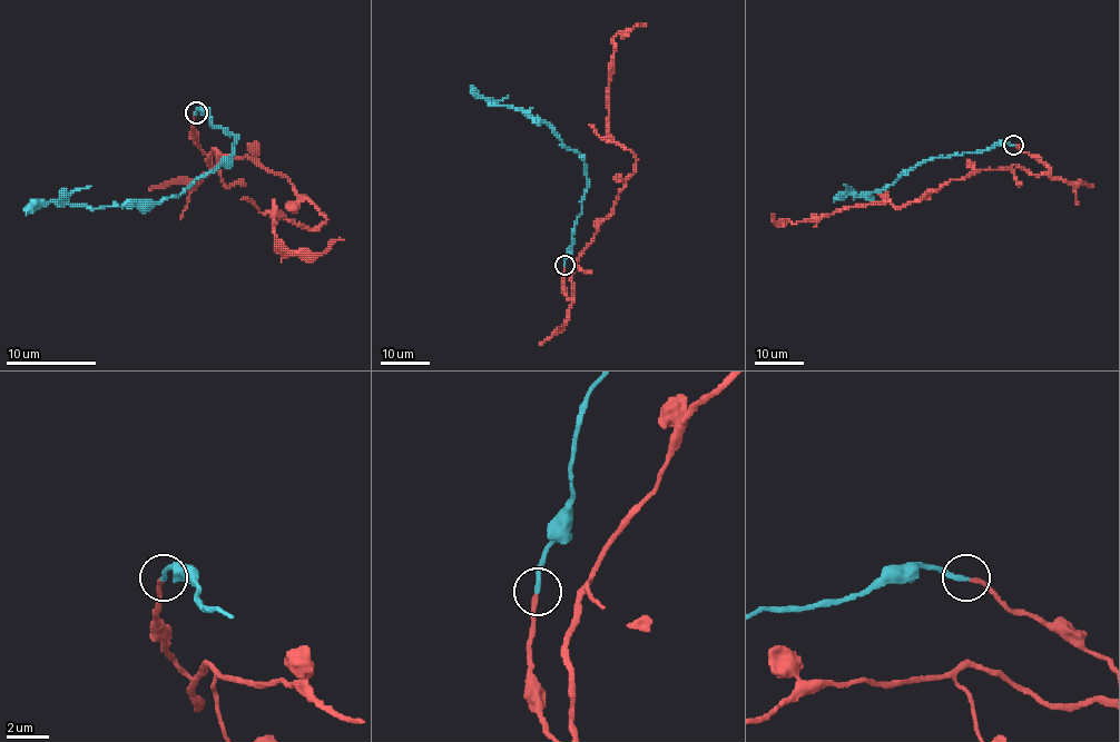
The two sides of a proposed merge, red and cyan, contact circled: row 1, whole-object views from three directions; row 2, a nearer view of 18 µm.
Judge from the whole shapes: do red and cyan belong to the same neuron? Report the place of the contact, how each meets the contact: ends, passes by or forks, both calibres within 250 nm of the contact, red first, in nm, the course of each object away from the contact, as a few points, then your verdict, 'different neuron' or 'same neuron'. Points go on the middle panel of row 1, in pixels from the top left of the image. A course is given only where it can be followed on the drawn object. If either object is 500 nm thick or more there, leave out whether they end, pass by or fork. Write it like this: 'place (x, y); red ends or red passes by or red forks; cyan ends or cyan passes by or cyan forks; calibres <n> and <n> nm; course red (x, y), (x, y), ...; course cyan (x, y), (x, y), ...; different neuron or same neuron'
place (565, 265); red ends; cyan ends; calibres 200 and 240 nm; course red (563, 265), (563, 293), (571, 300), (575, 264), (612, 211), (637, 161), (608, 135), (613, 40), (647, 26); course cyan (565, 265), (587, 186), (583, 159), (568, 149), (543, 121), (512, 107), (491, 105), (471, 85); same neuron

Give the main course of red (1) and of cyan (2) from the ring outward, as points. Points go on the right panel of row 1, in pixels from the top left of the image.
1: (1013, 145), (1048, 172), (975, 169), (899, 208), (844, 207), (796, 224), (774, 215)
2: (1013, 145), (998, 141), (981, 150), (925, 159), (881, 190), (855, 197), (841, 194), (833, 201)

